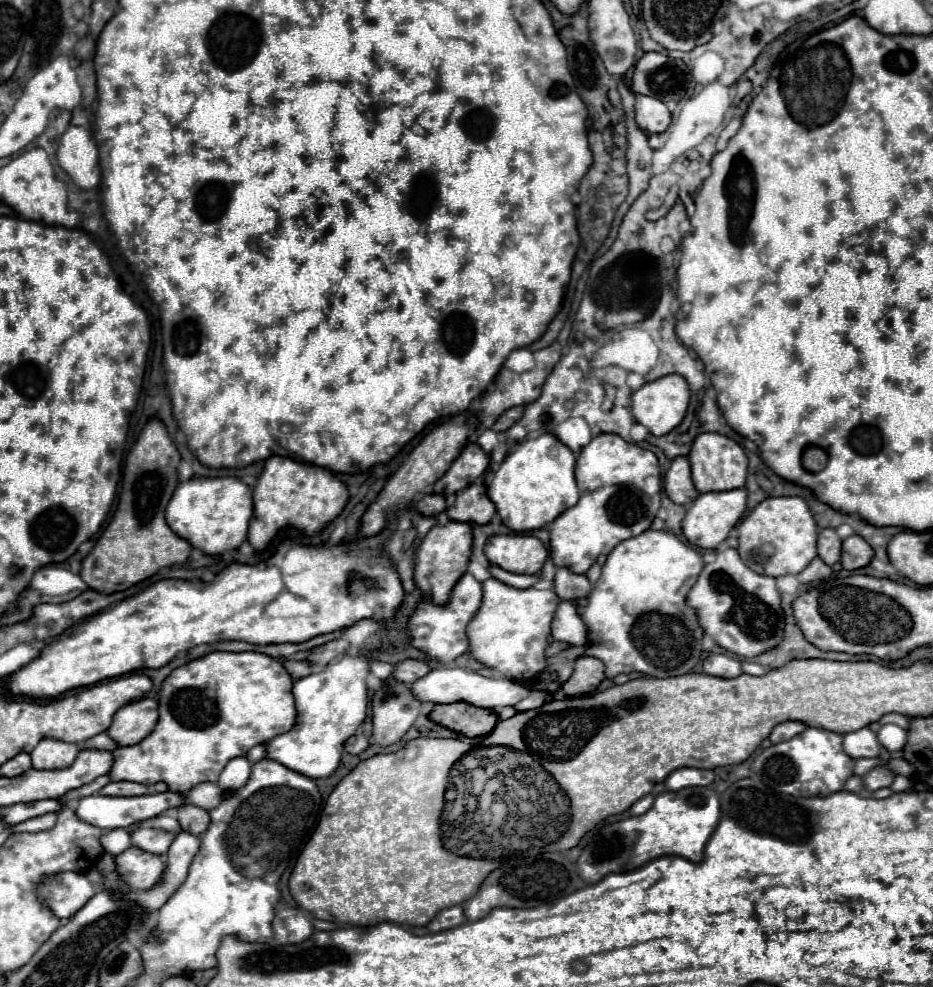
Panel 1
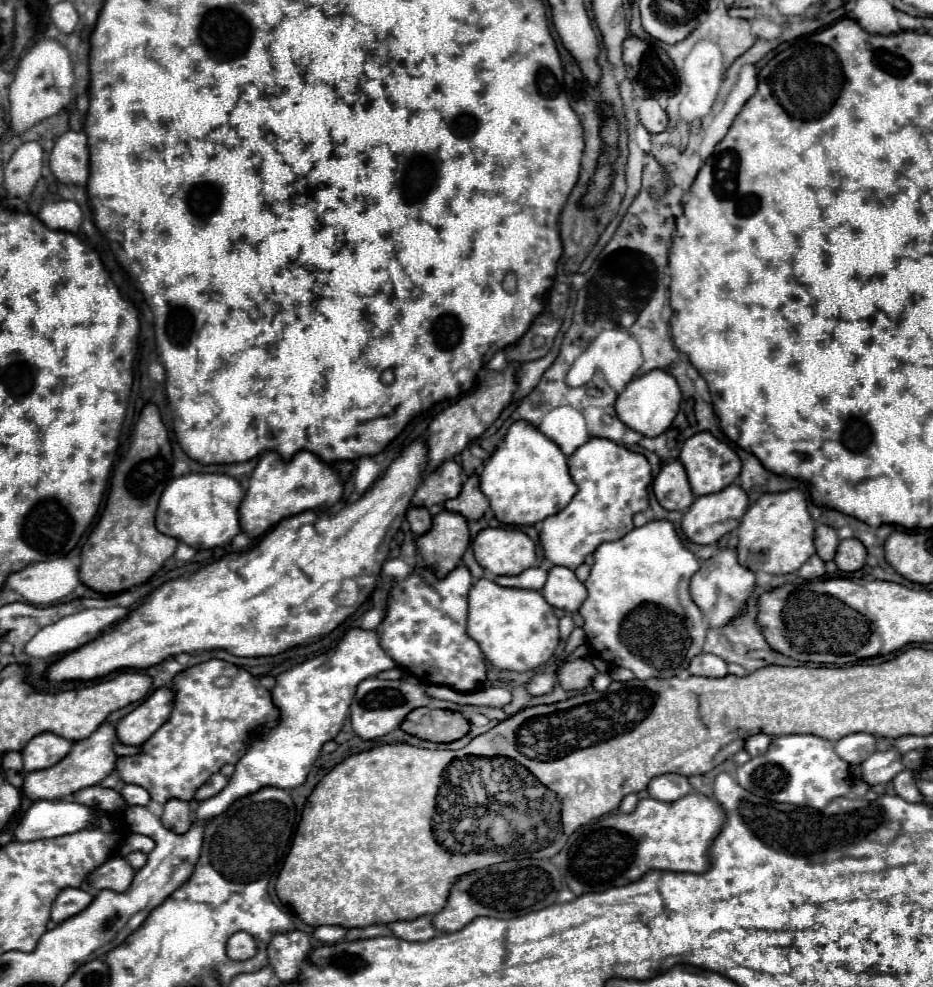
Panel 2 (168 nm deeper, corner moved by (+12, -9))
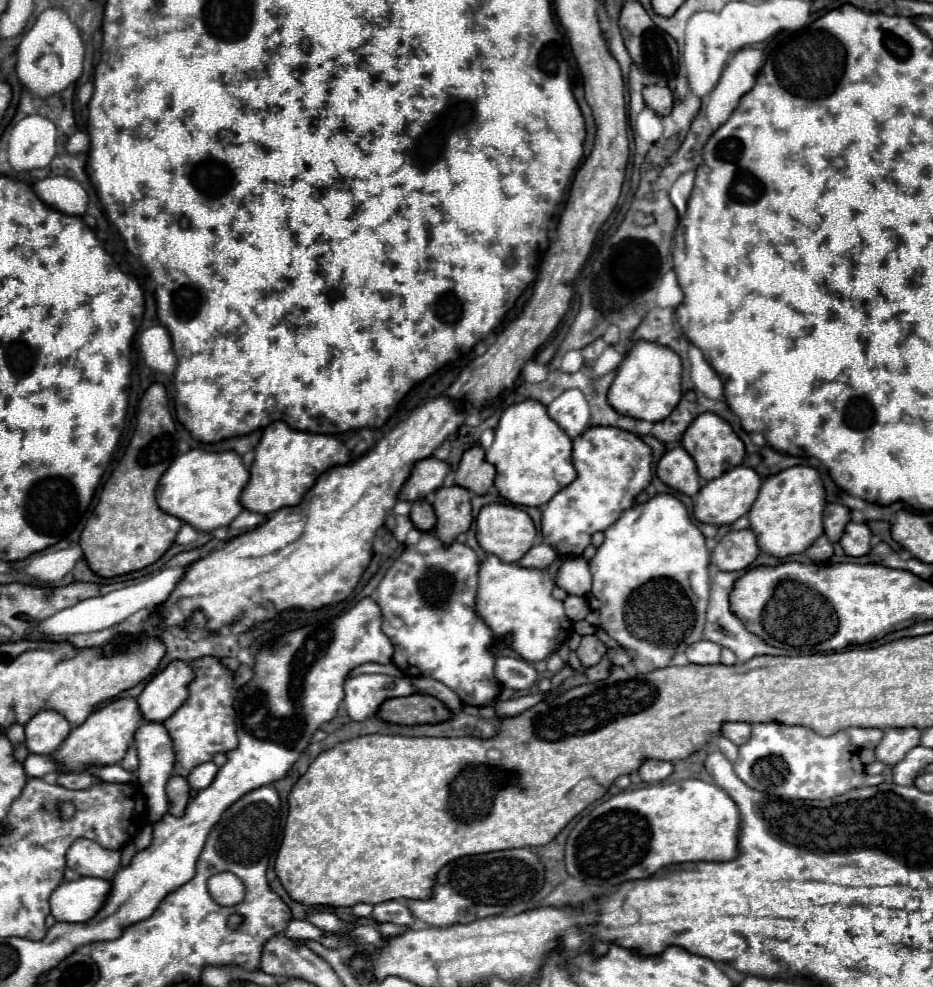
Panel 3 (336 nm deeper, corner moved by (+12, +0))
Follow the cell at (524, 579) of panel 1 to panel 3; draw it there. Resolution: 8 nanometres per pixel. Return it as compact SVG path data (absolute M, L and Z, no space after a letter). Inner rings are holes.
M541 542L541 544L533 546L519 562L521 562L521 566L545 566L547 568L547 566L553 564L555 558L557 558L555 548L545 544L545 542Z

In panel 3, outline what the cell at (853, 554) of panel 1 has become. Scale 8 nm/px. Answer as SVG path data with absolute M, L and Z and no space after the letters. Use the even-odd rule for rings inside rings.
M849 522L845 534L841 536L839 544L843 546L845 554L849 556L863 556L871 550L871 530L863 522Z

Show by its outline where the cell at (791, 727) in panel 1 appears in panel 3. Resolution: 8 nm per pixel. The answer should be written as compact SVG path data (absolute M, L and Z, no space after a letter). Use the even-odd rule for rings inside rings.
M725 722L721 726L721 736L725 736L727 740L731 740L737 746L741 742L747 742L749 734L751 734L751 724L747 722Z

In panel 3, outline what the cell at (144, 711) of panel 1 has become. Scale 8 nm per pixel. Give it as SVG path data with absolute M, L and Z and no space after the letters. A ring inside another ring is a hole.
M173 660L165 670L157 672L137 698L145 720L167 720L187 700L189 684L193 682L193 678L193 666L181 660Z

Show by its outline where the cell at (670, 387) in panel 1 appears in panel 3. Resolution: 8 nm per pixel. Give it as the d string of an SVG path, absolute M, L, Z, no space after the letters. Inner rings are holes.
M637 340L633 348L625 354L623 362L617 368L617 376L609 388L607 402L611 408L623 416L637 420L659 422L667 418L681 398L681 358L667 346L657 342Z

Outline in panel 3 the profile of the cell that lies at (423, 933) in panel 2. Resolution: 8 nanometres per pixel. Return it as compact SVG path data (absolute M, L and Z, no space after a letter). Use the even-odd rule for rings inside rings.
M387 900L373 906L373 912L369 916L375 922L393 922L401 926L411 926L415 918L409 914L409 908L401 900Z

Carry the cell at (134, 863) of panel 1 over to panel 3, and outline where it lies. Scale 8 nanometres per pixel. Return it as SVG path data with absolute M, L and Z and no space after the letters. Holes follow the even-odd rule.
M79 838L67 850L67 866L81 876L111 880L121 870L121 854L99 846L93 840Z

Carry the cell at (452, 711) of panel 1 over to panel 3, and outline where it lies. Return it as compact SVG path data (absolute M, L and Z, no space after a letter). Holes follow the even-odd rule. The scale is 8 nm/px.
M411 694L405 698L389 698L385 700L379 710L377 718L389 724L401 726L415 726L415 724L429 724L429 722L443 722L451 714L445 704L427 694Z

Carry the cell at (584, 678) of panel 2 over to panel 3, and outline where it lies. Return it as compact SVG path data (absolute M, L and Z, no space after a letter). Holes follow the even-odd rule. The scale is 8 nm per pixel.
M595 634L581 638L581 644L577 648L577 656L583 666L597 664L605 654L607 654L607 646Z

